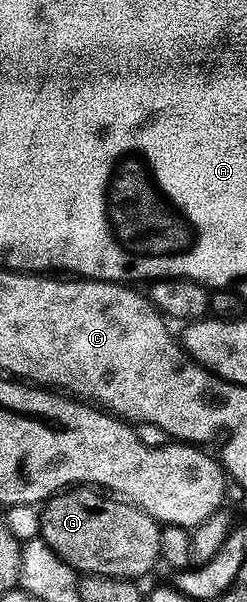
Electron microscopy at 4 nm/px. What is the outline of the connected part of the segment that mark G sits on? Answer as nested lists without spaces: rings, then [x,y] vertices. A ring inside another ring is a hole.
[[[68,488],[58,494],[51,495],[46,502],[41,506],[41,537],[47,542],[49,548],[56,553],[61,560],[68,563],[76,572],[82,572],[83,574],[104,574],[110,578],[130,578],[132,580],[140,580],[151,569],[154,568],[155,562],[160,561],[159,556],[159,531],[161,529],[160,523],[156,522],[154,518],[151,518],[148,514],[140,508],[140,506],[133,506],[126,500],[120,500],[115,496],[108,496],[106,493],[100,492],[95,488]]]

